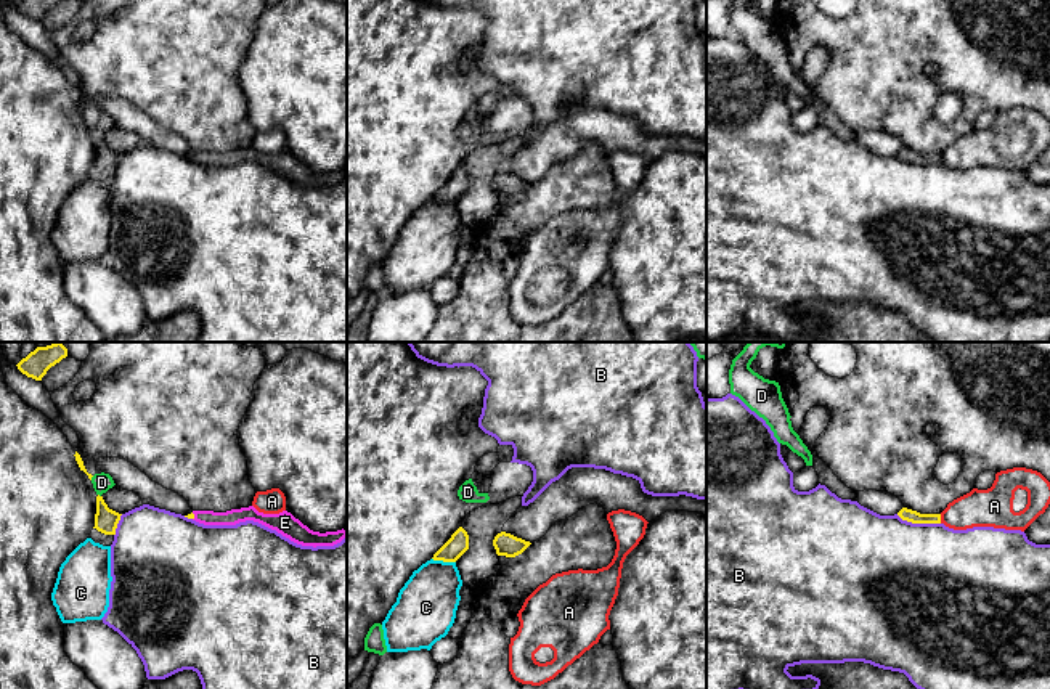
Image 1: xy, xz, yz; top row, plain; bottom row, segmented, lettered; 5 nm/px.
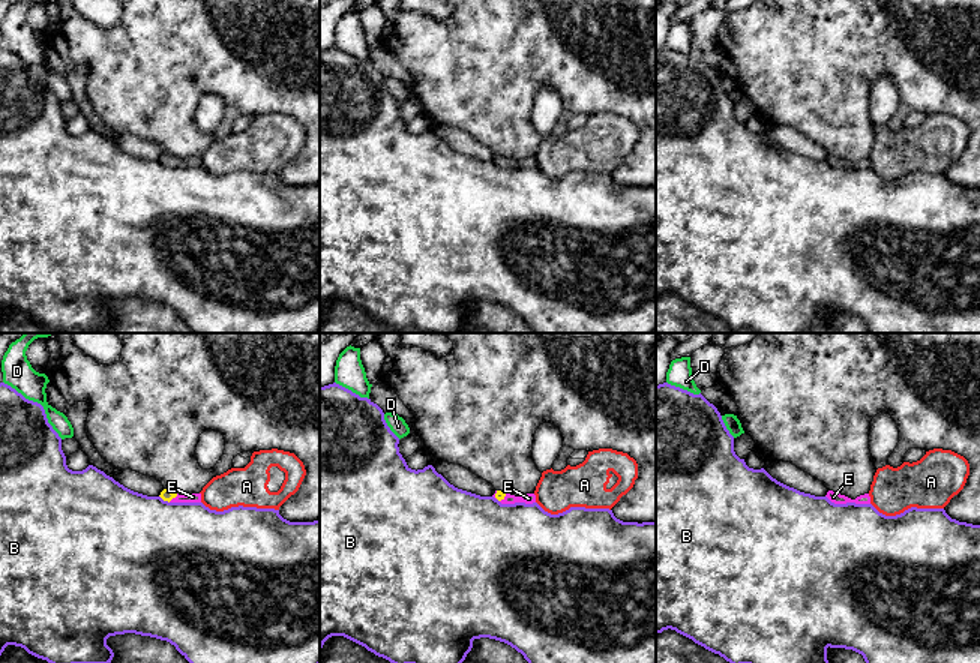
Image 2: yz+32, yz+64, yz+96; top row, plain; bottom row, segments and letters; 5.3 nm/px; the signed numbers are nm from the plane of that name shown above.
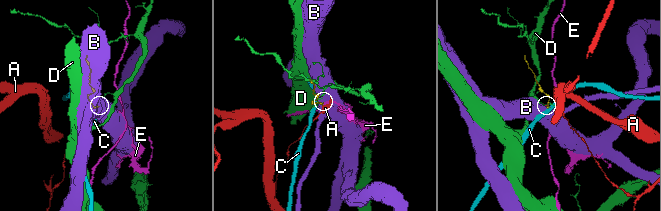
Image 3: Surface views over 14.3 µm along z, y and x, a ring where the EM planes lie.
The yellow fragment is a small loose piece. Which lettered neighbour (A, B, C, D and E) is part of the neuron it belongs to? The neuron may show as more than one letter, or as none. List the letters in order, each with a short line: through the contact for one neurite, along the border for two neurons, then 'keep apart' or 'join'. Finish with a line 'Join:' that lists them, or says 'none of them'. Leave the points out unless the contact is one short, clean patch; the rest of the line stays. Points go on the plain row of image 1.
A: yz (940, 154), (941, 163) | keep apart
B: yz (896, 154), (912, 163), (940, 164) | keep apart
C: xz (432, 198), (455, 203) | keep apart
D: xy (93, 116), (90, 119) | keep apart
E: xy (190, 156), (193, 156), (235, 156) | join
Join: E

